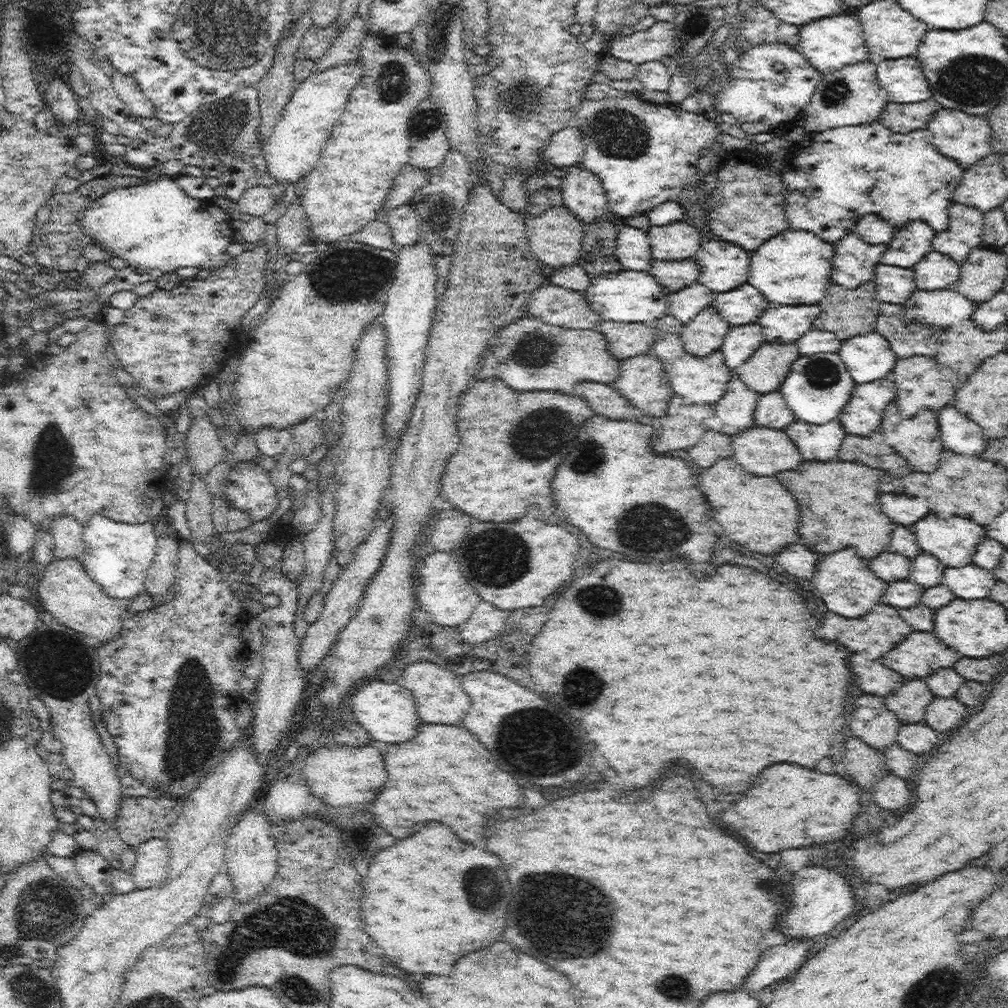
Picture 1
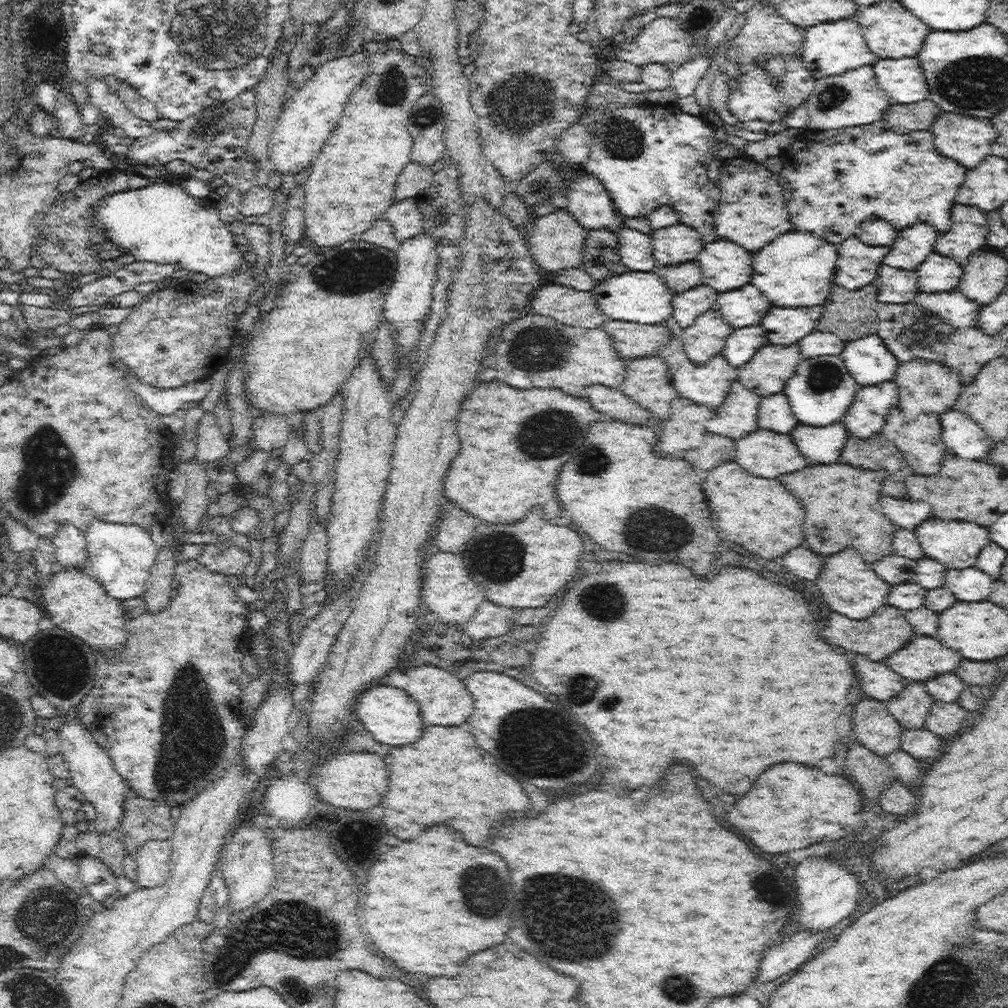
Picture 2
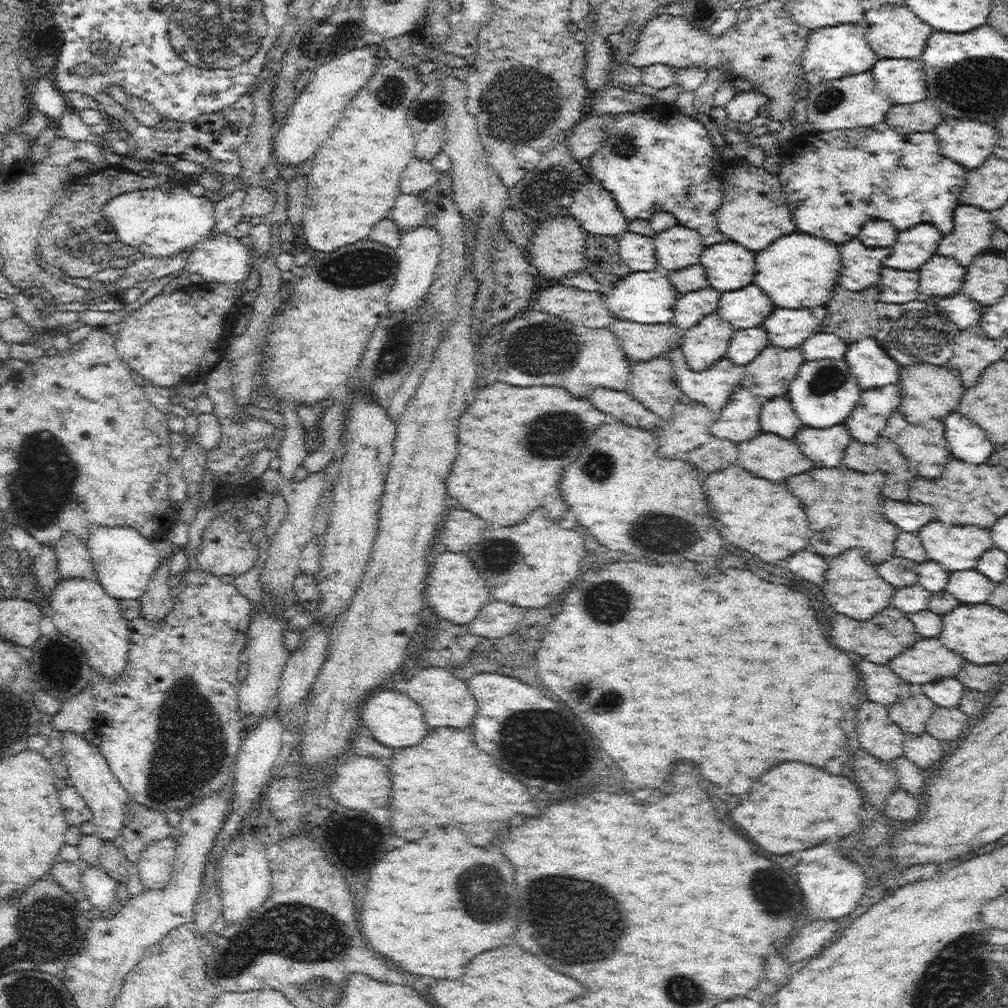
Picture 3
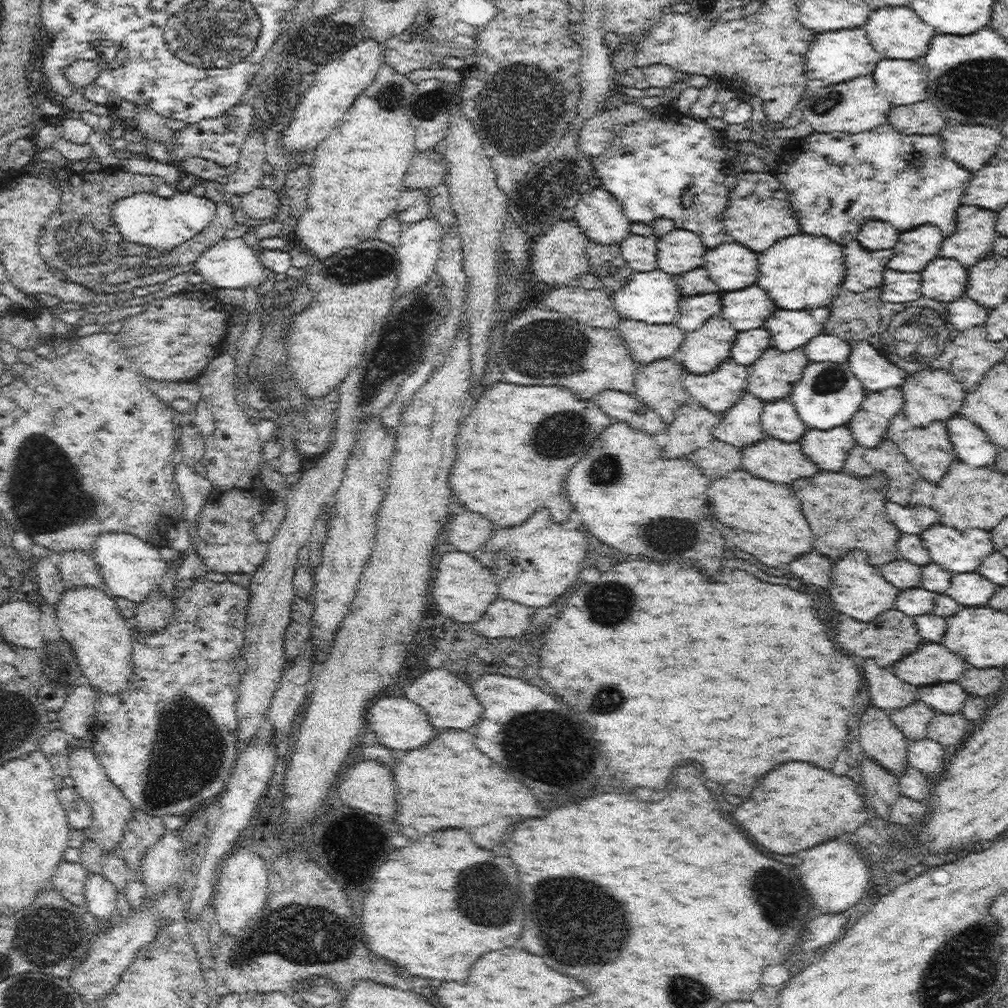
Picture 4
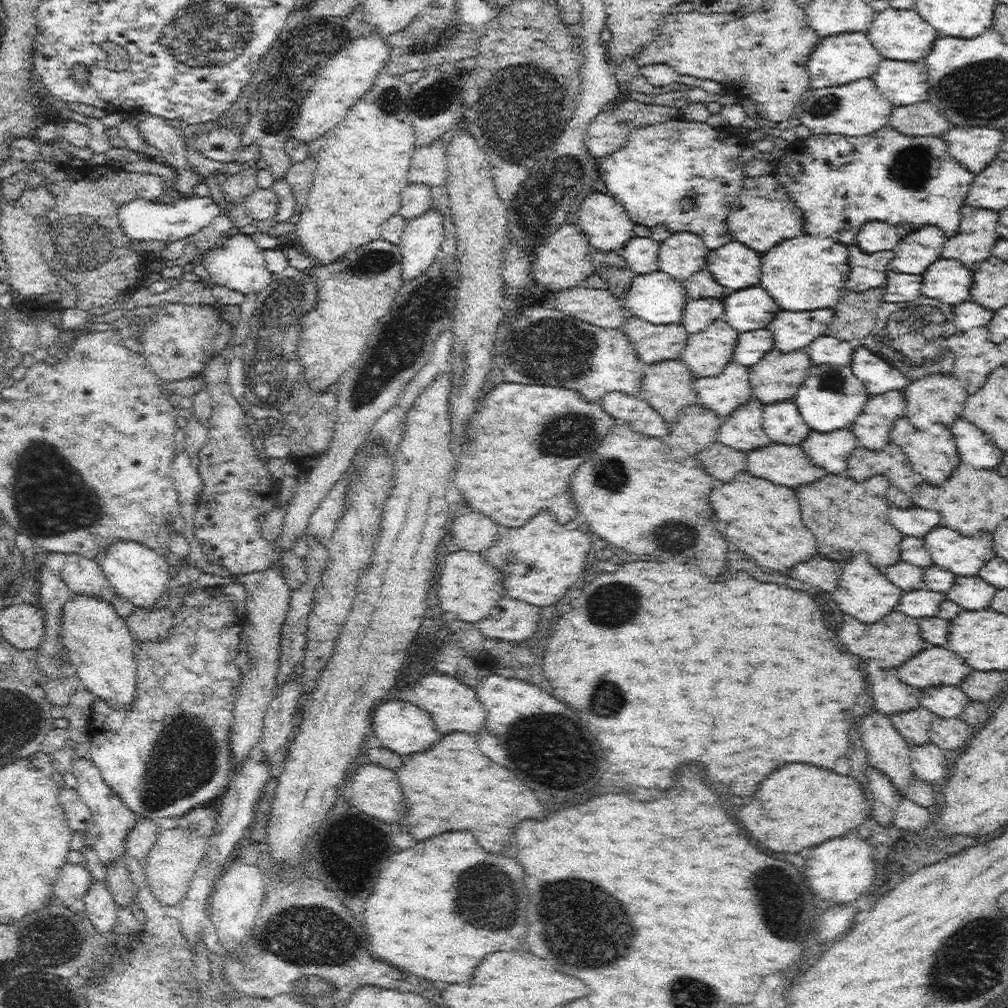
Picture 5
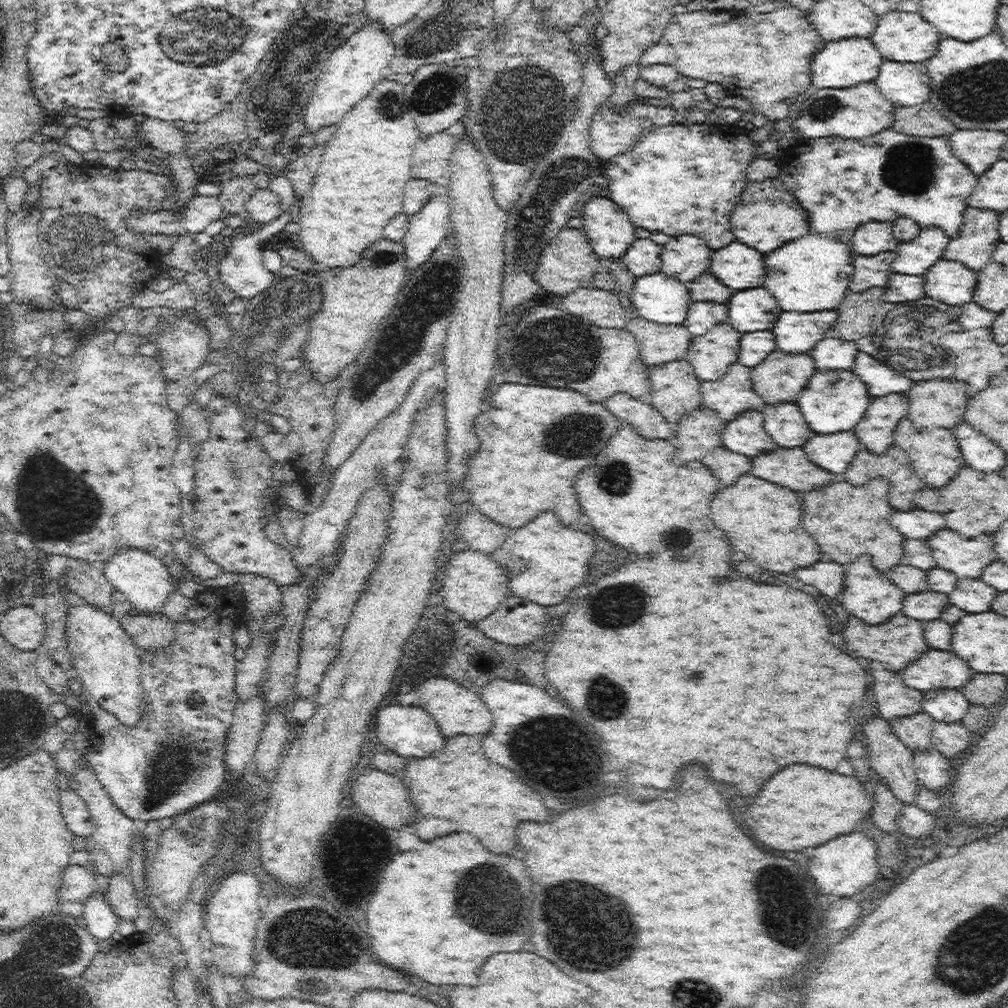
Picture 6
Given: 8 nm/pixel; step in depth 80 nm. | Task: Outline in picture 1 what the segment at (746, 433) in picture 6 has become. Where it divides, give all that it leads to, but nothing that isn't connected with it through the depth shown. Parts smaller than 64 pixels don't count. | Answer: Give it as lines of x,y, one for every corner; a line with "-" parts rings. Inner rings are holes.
735,375
724,396
713,406
713,415
705,421
708,430
727,434
730,437
746,433
755,424
755,412
760,393
750,390
742,379

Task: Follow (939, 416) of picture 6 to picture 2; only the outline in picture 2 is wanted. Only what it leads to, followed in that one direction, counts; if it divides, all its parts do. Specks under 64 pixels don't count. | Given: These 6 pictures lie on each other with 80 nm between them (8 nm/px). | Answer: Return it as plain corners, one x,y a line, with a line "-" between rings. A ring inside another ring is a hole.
924,360
910,361
901,363
896,371
893,380
899,386
899,403
897,407
902,411
907,422
915,421
918,416
928,416
932,412
936,414
944,414
948,408
952,408
954,400
958,400
958,396
962,394
961,376
952,368
948,374
946,366
940,366
938,362
924,362
-
926,390
932,390
930,394
926,394

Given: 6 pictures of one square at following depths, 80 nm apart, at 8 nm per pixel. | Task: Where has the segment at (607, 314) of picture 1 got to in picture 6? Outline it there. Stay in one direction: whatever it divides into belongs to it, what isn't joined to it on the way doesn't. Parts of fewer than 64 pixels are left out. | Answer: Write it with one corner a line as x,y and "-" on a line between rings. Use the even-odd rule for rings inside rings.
660,271
637,279
632,302
640,317
660,324
685,324
692,303
691,289

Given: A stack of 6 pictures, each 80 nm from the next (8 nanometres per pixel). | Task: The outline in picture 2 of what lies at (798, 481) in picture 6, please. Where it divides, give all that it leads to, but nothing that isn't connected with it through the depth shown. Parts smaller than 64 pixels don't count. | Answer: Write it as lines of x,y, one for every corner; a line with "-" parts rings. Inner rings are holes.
773,430
753,432
735,441
735,461
748,472
762,478
776,478
808,466
791,435

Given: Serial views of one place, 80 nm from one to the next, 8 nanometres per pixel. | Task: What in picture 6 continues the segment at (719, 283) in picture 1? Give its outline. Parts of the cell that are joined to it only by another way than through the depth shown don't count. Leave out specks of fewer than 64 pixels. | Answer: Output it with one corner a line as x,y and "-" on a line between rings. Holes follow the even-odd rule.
740,242
730,244
714,254
710,272
735,291
758,288
766,276
764,254

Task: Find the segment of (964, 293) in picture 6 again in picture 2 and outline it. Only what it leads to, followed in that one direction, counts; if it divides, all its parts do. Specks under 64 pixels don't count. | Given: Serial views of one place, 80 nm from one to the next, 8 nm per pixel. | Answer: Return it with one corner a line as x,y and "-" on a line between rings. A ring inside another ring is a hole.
932,252
924,264
918,266
918,290
920,293
947,293
956,291
964,274
962,265
953,257

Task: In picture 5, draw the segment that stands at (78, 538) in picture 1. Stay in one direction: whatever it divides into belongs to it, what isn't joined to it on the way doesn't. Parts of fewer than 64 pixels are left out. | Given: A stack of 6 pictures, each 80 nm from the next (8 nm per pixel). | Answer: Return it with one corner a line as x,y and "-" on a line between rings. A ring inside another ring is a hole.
76,554
66,555
61,571
62,580
71,592
100,601
111,602
115,591
101,565

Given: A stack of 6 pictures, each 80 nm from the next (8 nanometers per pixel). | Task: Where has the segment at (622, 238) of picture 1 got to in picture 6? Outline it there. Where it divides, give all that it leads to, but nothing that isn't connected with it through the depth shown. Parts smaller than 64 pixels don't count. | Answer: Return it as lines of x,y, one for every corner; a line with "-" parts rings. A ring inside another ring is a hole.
637,239
620,258
628,272
639,279
640,277
656,274
661,271
661,254
663,247
649,239

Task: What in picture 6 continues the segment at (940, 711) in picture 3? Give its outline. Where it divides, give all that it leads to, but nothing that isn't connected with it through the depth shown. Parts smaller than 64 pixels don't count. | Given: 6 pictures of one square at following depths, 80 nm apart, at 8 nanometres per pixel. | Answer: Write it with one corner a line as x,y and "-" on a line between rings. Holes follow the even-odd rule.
935,722
931,734
932,746
944,757
952,758
968,750
972,735
961,723

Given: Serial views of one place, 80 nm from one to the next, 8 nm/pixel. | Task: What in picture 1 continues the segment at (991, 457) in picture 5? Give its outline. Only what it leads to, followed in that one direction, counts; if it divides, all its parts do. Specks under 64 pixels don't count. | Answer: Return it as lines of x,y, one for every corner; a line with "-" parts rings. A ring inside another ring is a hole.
952,406
940,412
940,436
948,450
964,458
978,456
988,446
984,434
980,432
980,426

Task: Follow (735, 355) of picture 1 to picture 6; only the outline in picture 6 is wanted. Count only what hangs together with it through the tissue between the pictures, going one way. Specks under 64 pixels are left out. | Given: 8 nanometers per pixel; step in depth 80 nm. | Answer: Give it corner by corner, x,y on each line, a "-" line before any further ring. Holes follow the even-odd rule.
747,332
742,334
738,363
753,367
759,365
774,349
777,348
774,332

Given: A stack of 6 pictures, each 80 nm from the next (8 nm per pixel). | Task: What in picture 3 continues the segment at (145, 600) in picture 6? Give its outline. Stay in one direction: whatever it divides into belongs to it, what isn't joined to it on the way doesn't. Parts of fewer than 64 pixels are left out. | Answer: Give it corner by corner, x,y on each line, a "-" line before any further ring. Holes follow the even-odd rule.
128,527
96,529
92,532
87,547
91,550
98,581
108,595
117,599
139,600
164,564
164,559
152,545
152,540

